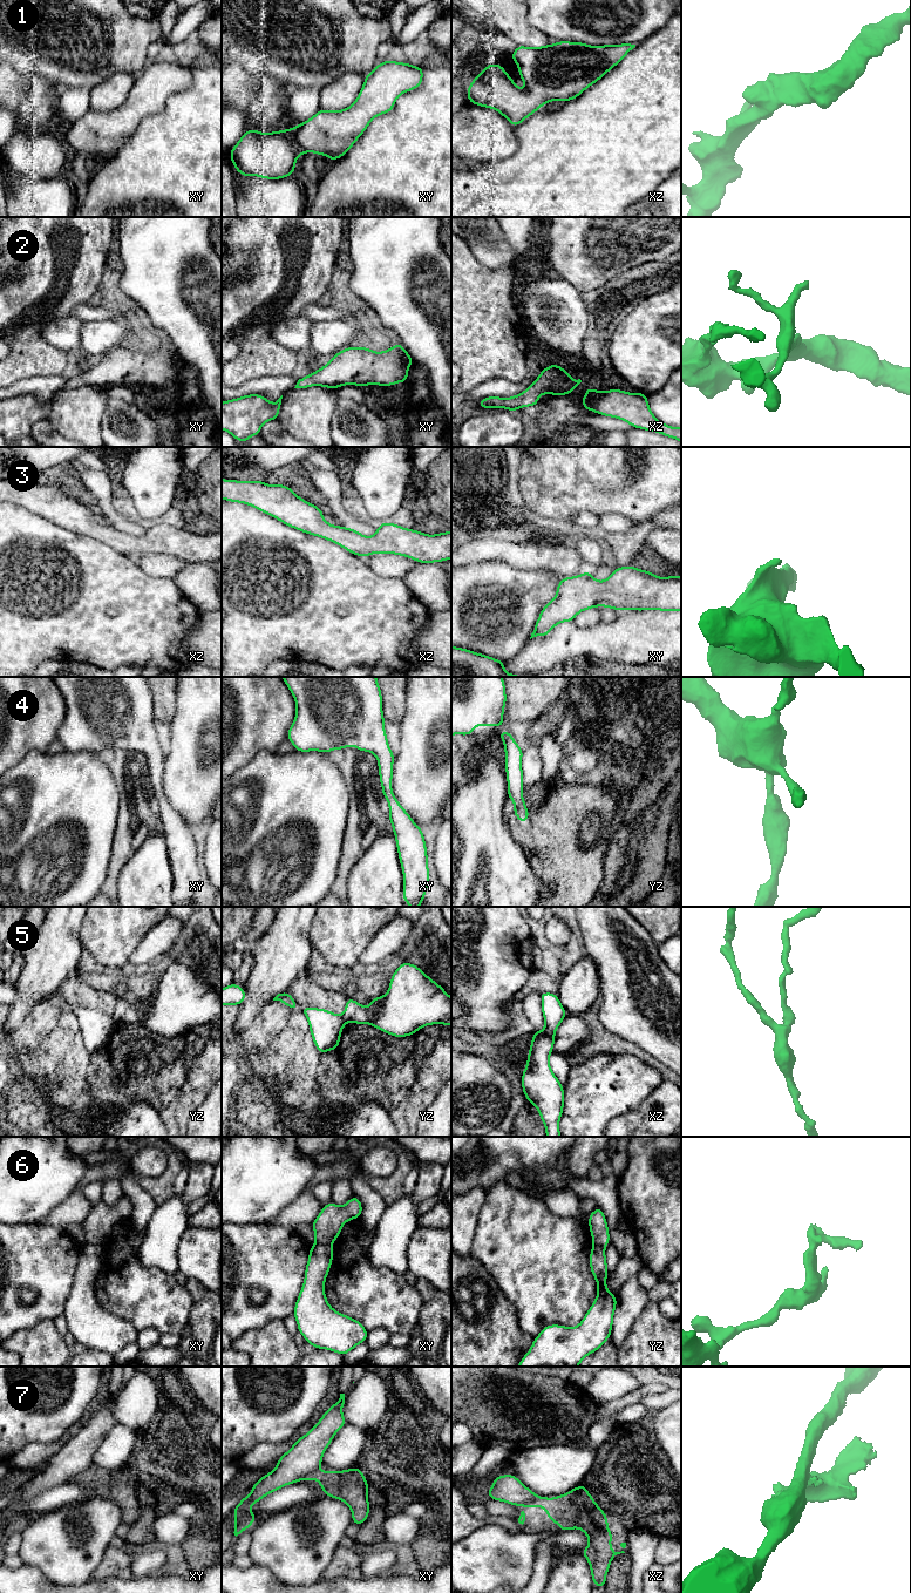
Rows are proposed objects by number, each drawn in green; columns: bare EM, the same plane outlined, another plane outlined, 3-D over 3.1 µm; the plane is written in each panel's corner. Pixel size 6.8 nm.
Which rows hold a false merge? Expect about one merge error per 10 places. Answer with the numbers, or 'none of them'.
5, 6, 7

